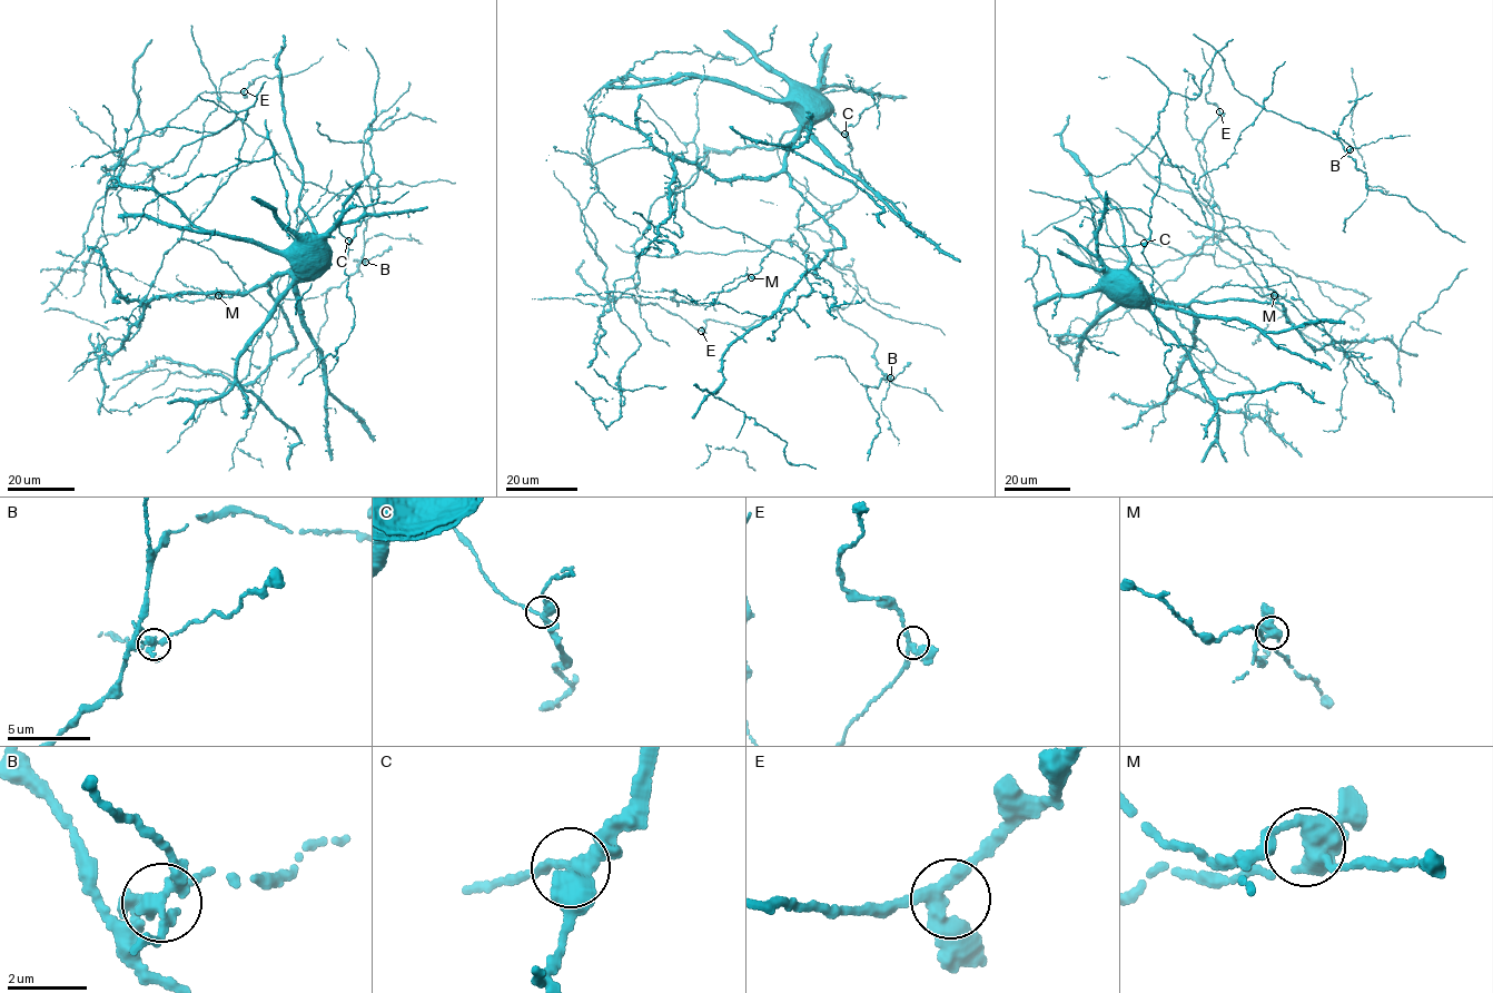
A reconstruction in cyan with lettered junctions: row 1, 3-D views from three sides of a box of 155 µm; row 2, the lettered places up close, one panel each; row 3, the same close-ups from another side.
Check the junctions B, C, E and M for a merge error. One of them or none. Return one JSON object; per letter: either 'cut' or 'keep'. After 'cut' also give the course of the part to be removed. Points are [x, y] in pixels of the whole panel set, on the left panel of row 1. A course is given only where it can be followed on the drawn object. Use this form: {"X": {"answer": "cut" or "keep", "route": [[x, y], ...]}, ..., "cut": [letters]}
{"B": {"answer": "cut", "route": [[365, 262], [353, 259], [357, 262], [361, 276]]}, "C": {"answer": "keep"}, "E": {"answer": "keep"}, "M": {"answer": "keep"}, "cut": ["B"]}

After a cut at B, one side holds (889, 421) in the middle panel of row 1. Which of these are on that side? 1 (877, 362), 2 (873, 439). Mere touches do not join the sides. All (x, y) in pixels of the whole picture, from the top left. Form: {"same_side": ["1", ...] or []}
{"same_side": []}

